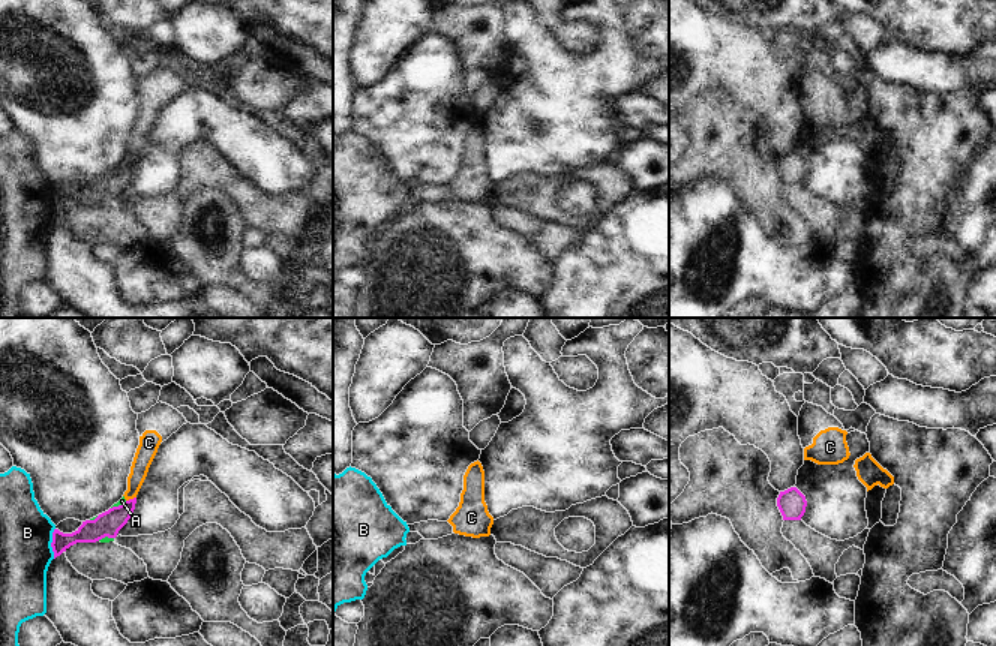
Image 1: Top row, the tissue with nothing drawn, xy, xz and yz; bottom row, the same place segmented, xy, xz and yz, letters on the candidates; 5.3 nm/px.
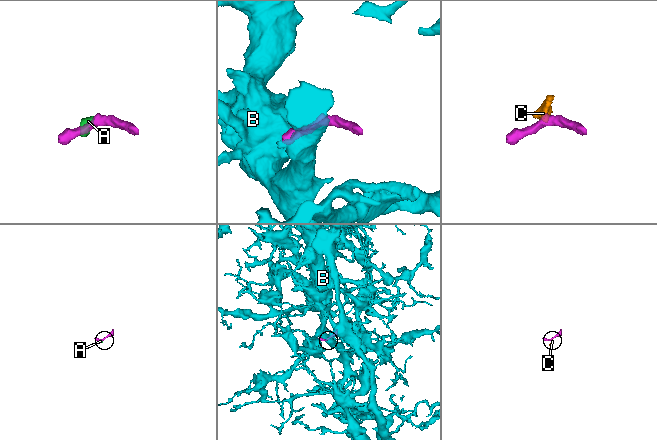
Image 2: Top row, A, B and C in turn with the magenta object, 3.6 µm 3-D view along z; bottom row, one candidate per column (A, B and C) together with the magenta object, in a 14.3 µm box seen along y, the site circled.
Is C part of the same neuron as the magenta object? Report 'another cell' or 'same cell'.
another cell

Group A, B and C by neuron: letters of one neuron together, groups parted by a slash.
A C / B

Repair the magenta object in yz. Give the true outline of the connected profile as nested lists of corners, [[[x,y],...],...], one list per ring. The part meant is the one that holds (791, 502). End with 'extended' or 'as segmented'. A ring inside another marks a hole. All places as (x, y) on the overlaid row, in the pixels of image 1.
[[[790,487],[780,492],[777,507],[783,516],[783,520],[801,520],[806,513],[807,501],[796,487]]]; as segmented

